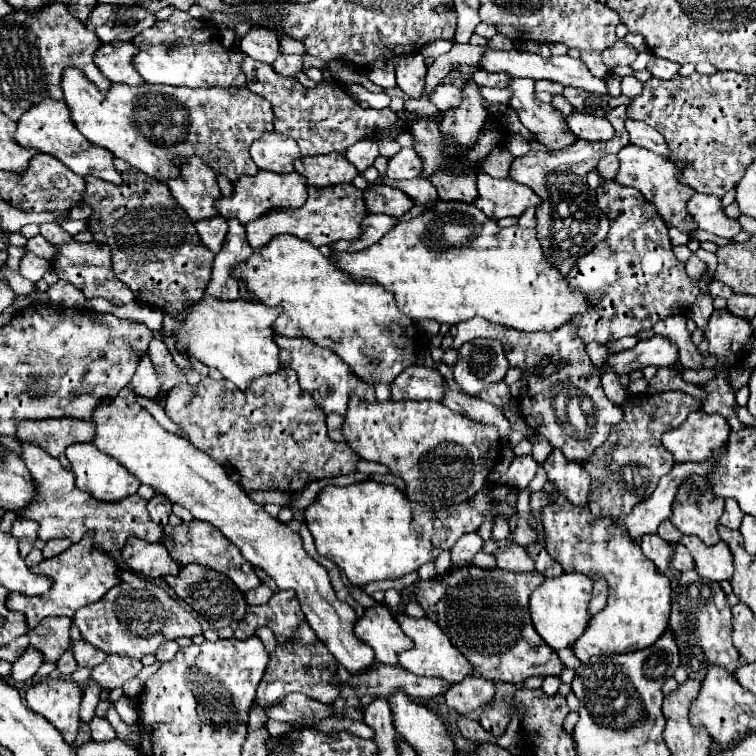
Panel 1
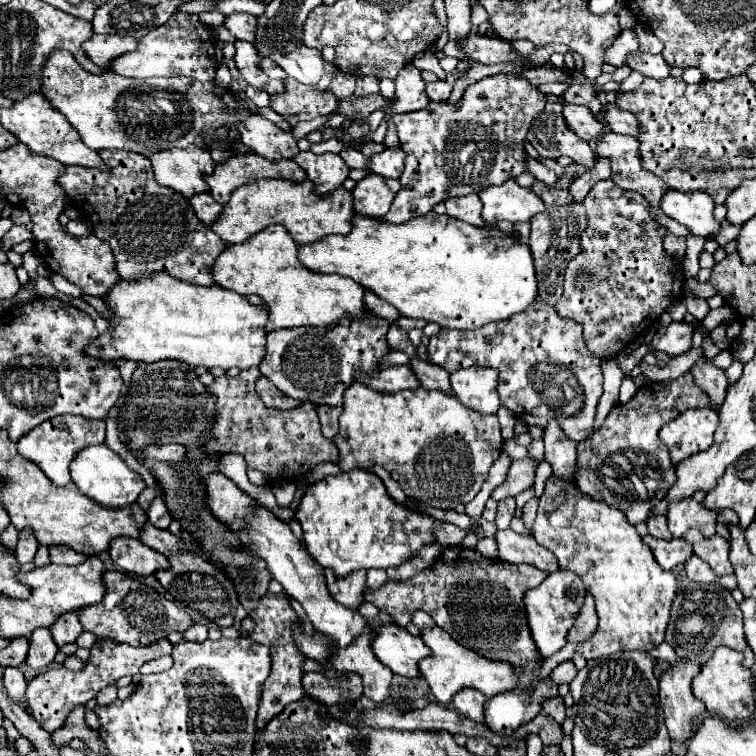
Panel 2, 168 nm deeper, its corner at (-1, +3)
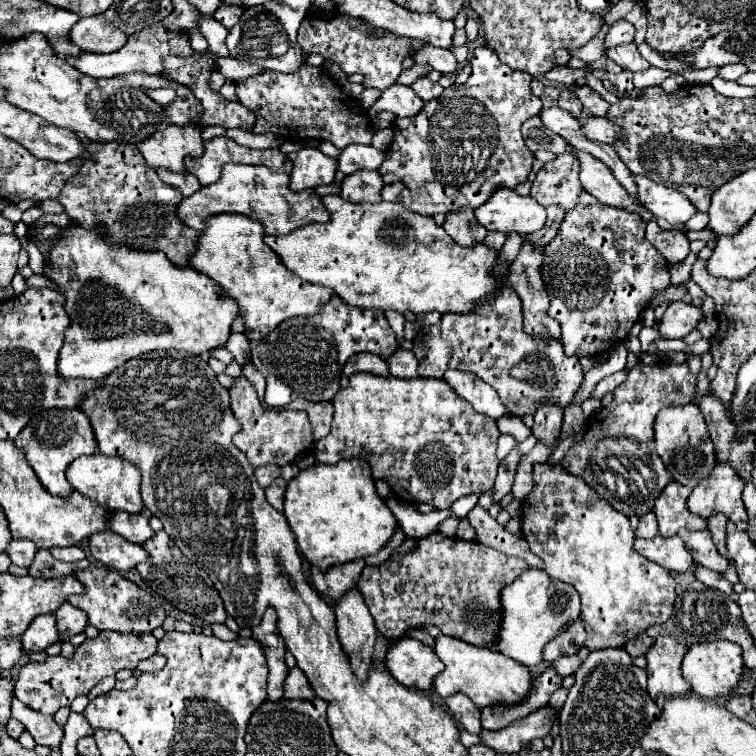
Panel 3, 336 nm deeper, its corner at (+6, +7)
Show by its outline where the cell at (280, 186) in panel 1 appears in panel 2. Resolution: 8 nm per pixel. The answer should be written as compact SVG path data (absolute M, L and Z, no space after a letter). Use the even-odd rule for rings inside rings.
M248 154L248 156L232 156L224 164L216 164L216 170L212 176L206 176L206 184L210 186L212 198L220 202L222 206L228 204L230 194L256 180L264 178L282 178L290 182L304 182L306 172L294 162L294 160L280 160L280 162L268 162L262 156Z

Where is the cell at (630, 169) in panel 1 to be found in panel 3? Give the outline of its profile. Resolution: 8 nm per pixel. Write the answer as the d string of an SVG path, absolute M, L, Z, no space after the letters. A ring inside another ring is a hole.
M591 116L581 124L581 132L593 140L593 142L601 142L601 144L613 144L613 140L617 140L617 136L621 136L621 130L613 126L613 122L605 120L605 118L597 118Z

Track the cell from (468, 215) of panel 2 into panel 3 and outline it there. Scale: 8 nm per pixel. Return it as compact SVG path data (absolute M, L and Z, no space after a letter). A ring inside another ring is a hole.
M465 208L465 212L451 212L445 218L443 228L459 246L475 246L487 236L485 228L477 224L477 218L471 208Z

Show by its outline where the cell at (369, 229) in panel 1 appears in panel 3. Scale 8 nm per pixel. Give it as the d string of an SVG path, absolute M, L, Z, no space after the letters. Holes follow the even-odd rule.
M489 46L473 50L471 68L473 72L463 86L449 86L433 104L427 102L423 112L419 112L415 118L395 118L395 136L379 168L383 178L383 200L401 202L413 208L413 212L425 216L447 216L451 212L459 212L465 206L475 210L485 204L485 200L489 200L497 188L515 188L527 180L535 158L521 138L521 124L541 110L541 98L533 96L529 90L531 76L505 68L505 64L501 64L497 58L497 52L493 52Z

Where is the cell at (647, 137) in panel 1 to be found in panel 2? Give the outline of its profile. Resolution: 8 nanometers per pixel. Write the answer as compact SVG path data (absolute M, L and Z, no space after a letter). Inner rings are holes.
M608 106L608 112L606 112L606 118L604 120L610 124L612 132L616 132L616 134L634 136L634 138L638 138L638 134L640 134L638 118L632 112L624 112L620 108Z

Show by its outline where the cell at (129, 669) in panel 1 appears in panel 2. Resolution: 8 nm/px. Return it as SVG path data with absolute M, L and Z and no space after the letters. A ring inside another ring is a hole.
M96 640L96 644L90 650L90 658L80 672L72 672L72 670L66 670L64 666L56 666L56 668L44 670L42 674L38 674L36 678L32 678L28 682L26 700L28 700L30 712L46 732L54 734L58 728L64 726L68 714L76 706L86 704L88 700L96 698L96 694L102 688L116 684L118 678L138 674L140 666L144 662L160 658L164 654L172 654L172 644L168 640L156 640L156 644L148 644L144 648L132 648L128 644L116 644L114 640Z

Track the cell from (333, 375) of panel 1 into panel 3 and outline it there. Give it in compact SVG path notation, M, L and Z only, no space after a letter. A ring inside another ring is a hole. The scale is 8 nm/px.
M333 296L315 316L297 316L281 322L265 340L251 342L251 362L267 380L265 402L273 408L281 408L297 398L331 402L339 390L345 362L353 354L365 352L367 342L369 352L381 358L395 352L397 340L385 312L357 312L357 308L345 308L337 296Z

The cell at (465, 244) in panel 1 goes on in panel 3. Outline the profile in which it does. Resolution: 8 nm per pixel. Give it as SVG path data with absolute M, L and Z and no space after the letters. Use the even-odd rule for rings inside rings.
M335 194L323 196L321 202L329 212L329 222L305 224L287 236L265 236L265 244L281 258L289 272L309 284L331 288L345 304L353 308L379 308L401 314L423 314L431 310L441 314L469 312L481 296L487 296L503 286L503 280L491 274L491 266L495 264L499 252L493 252L485 244L463 248L455 244L443 226L433 222L433 218L421 216L399 202L383 200L381 204L349 204Z

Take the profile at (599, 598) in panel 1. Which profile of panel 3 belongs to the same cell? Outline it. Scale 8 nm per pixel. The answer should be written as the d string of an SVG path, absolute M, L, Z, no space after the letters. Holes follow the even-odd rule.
M575 620L573 624L569 624L569 628L565 628L565 632L561 632L561 636L557 636L555 640L551 640L545 650L543 650L543 662L553 664L559 656L571 656L577 654L579 648L585 646L587 634L585 628L581 624L581 620Z

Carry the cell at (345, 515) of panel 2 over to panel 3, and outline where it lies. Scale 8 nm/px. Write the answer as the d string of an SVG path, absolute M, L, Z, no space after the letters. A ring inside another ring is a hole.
M361 458L341 460L337 464L313 464L301 470L285 490L283 510L301 556L321 572L339 562L365 558L379 552L393 536L397 520L379 498L371 468Z

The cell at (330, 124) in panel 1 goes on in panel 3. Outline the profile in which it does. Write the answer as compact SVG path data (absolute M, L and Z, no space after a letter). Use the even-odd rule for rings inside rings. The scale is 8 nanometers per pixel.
M201 16L199 18L199 32L201 36L207 40L209 50L217 56L225 56L225 36L227 36L227 28L217 24L217 20Z

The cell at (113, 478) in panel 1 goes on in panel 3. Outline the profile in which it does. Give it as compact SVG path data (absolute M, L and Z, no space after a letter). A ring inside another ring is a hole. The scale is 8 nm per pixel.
M93 454L83 456L81 460L73 460L67 472L69 484L81 492L83 496L91 498L105 510L123 510L131 514L139 514L143 510L139 484L141 484L141 470L135 464L129 464L129 460L121 460L119 456L105 456L105 454Z

